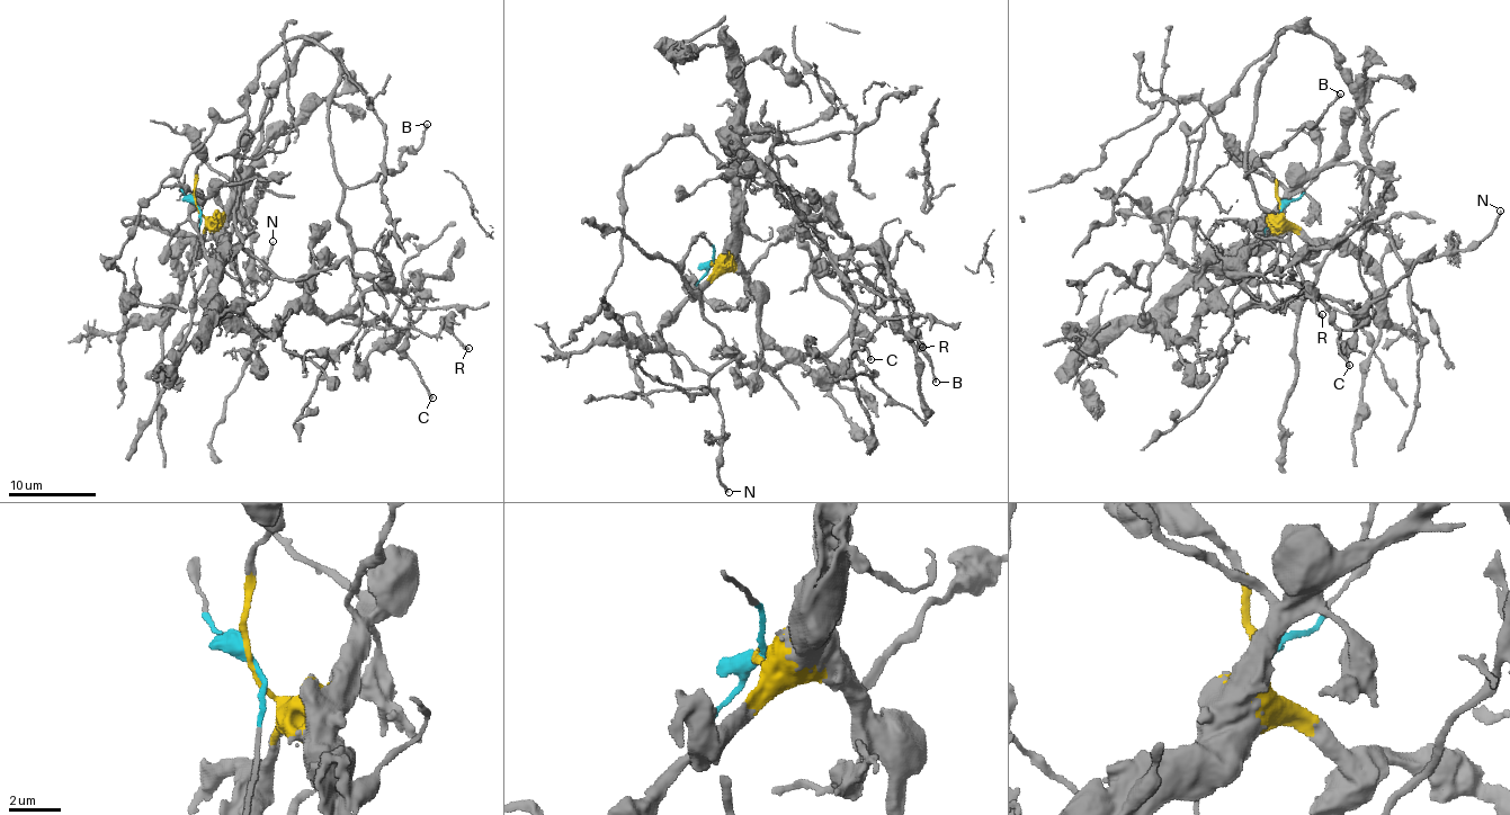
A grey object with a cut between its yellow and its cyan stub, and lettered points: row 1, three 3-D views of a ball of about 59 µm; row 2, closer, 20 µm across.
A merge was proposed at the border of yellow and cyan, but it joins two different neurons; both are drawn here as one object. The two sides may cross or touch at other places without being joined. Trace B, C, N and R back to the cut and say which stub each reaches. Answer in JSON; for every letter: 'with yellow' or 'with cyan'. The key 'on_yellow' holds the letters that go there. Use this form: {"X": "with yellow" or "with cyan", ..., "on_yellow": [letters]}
{"B": "with cyan", "C": "with cyan", "N": "with cyan", "R": "with yellow", "on_yellow": ["R"]}

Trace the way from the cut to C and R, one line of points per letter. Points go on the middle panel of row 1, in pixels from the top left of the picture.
C: (713, 265), (698, 235), (702, 314), (774, 370), (881, 306), (857, 263), (870, 359)
R: (712, 265), (735, 238), (729, 153), (740, 142), (792, 194), (845, 275), (907, 306), (922, 346)

